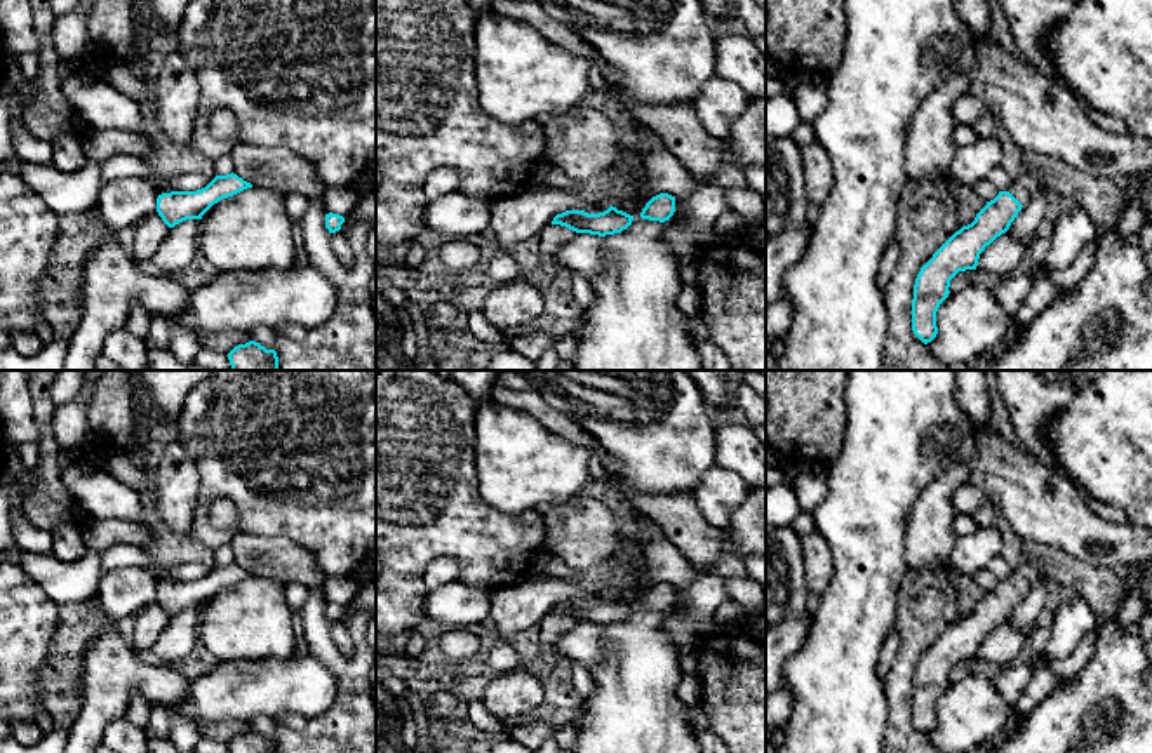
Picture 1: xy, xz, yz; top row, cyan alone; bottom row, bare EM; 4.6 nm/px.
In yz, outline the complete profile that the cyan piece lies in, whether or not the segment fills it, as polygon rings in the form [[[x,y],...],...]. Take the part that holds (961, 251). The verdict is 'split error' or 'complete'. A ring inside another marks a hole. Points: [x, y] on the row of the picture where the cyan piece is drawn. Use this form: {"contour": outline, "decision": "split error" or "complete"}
{"contour": [[[1032,160],[1027,172],[1008,191],[987,202],[975,221],[955,231],[921,268],[912,299],[912,330],[924,343],[936,334],[936,311],[948,297],[950,280],[966,270],[976,270],[980,254],[1006,233],[1025,203],[1037,191],[1046,191],[1044,170]]], "decision": "split error"}

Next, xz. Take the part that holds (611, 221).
{"contour": [[[609,207],[599,214],[588,214],[585,210],[566,210],[557,214],[553,221],[545,226],[539,233],[539,254],[548,261],[557,261],[557,252],[566,245],[576,233],[590,235],[614,235],[626,230],[633,221],[633,216]]], "decision": "split error"}

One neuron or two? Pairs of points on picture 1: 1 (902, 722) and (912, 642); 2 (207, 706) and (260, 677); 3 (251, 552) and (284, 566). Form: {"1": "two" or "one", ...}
{"1": "one", "2": "one", "3": "one"}

